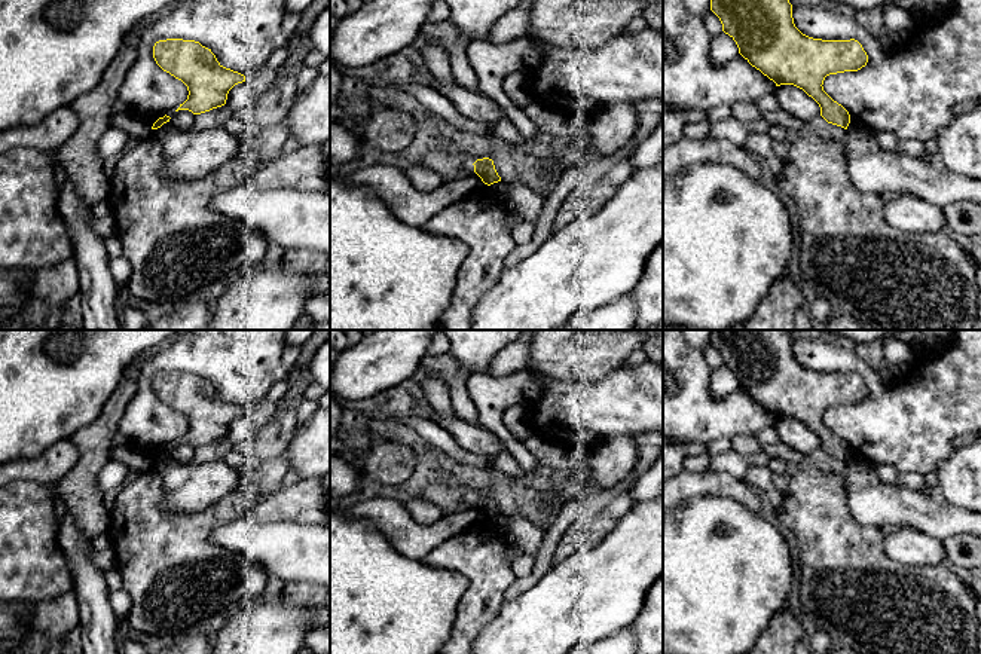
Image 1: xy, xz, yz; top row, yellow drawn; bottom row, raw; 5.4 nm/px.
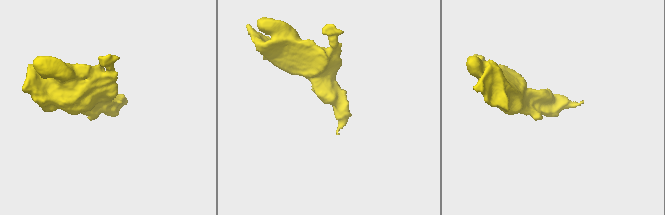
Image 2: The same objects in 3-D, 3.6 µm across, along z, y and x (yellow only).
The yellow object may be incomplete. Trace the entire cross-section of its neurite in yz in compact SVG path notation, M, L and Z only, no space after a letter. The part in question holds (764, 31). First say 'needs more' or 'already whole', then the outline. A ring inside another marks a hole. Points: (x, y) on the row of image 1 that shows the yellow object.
already whole; M710 0L710 10L752 67L776 86L803 89L819 104L828 123L847 129L849 111L822 85L829 74L867 65L868 55L858 40L822 40L803 34L794 24L789 0Z

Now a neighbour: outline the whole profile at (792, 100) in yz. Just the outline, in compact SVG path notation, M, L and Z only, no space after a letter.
M794 85L777 86L776 97L780 109L800 120L807 122L816 116L820 116L819 104L803 89Z

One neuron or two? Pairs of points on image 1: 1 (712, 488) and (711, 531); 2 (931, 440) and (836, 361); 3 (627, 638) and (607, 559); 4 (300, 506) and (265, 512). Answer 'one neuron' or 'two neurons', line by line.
1: two neurons
2: one neuron
3: two neurons
4: one neuron

